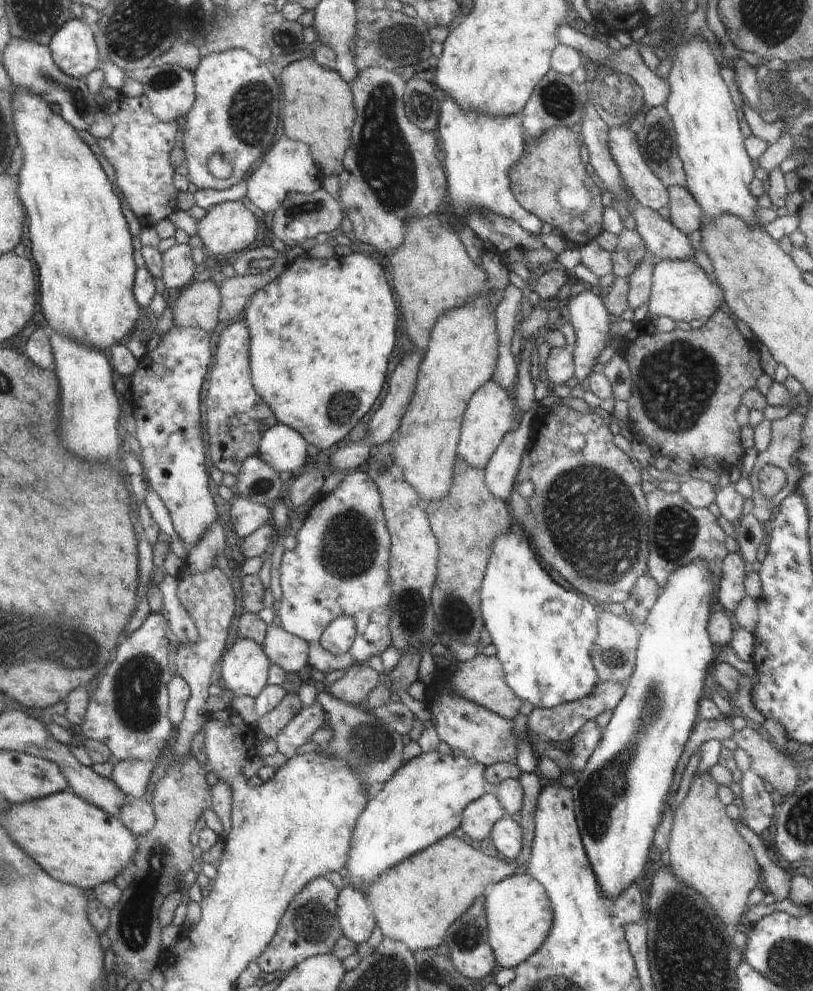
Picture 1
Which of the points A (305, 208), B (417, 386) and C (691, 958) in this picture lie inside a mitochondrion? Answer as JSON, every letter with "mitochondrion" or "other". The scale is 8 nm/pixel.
{"A":"mitochondrion","B":"other","C":"mitochondrion"}

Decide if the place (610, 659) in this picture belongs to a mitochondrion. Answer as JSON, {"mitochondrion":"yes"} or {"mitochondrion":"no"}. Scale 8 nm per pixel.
{"mitochondrion":"yes"}

